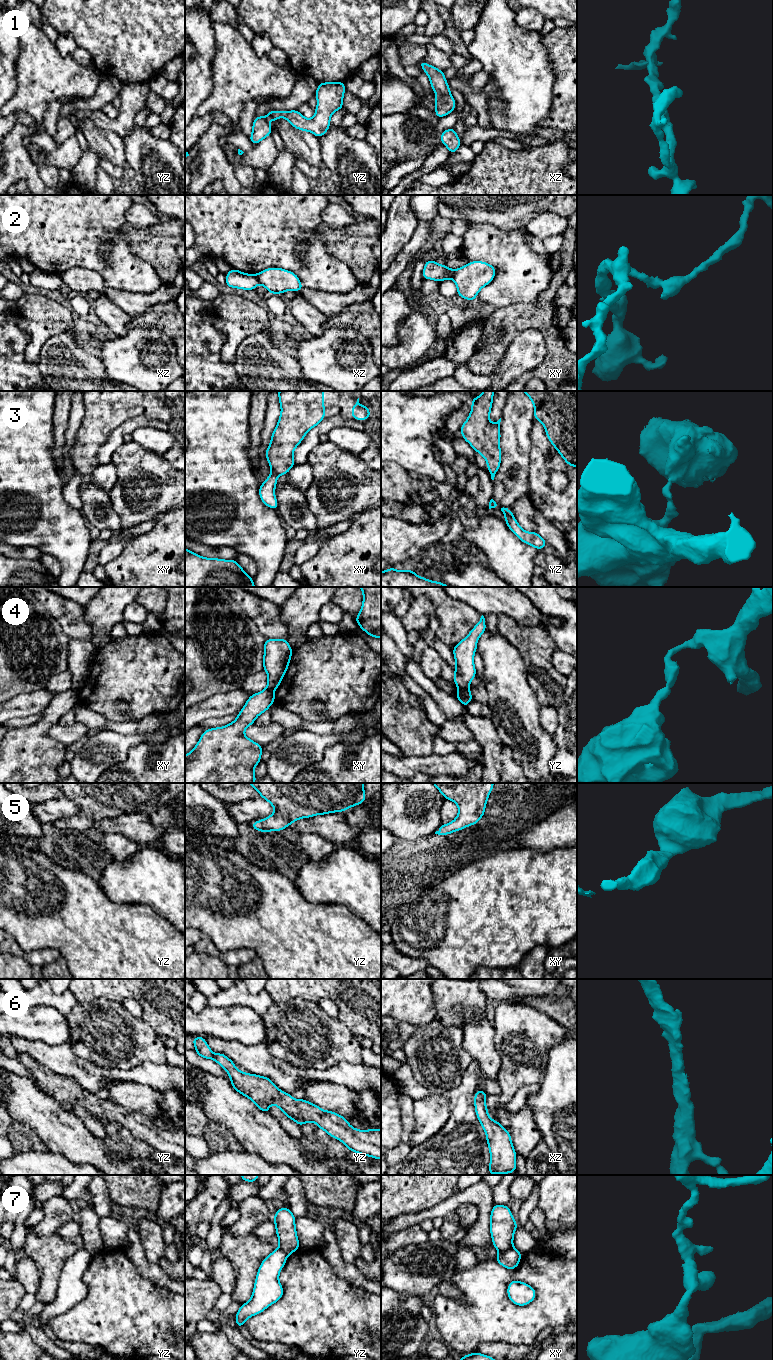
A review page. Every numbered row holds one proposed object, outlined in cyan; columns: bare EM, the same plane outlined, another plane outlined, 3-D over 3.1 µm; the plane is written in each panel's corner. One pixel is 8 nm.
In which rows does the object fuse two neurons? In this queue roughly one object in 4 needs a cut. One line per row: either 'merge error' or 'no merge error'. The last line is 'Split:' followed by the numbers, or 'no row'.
1: no merge error
2: merge error
3: no merge error
4: merge error
5: no merge error
6: no merge error
7: merge error
Split: 2, 4, 7

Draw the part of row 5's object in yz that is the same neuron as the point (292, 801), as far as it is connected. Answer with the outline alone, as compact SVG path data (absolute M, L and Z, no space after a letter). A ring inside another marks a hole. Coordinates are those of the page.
M247 783L255 788L260 797L267 800L275 809L274 813L260 821L250 823L260 832L281 831L301 818L344 812L364 803L366 794L364 783Z

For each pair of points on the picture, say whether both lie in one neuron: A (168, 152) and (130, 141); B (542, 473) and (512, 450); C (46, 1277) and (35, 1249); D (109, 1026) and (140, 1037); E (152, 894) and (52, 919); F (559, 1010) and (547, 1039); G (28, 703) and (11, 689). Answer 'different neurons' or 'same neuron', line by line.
A: same neuron
B: different neurons
C: same neuron
D: same neuron
E: different neurons
F: different neurons
G: different neurons

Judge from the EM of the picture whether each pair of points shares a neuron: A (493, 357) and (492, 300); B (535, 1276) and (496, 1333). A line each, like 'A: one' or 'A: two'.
A: two
B: one

